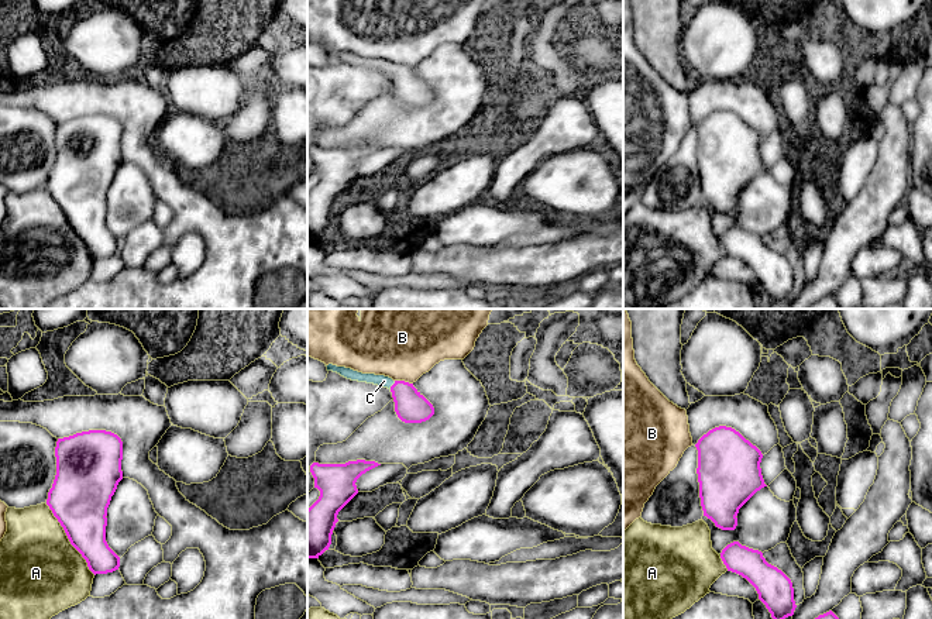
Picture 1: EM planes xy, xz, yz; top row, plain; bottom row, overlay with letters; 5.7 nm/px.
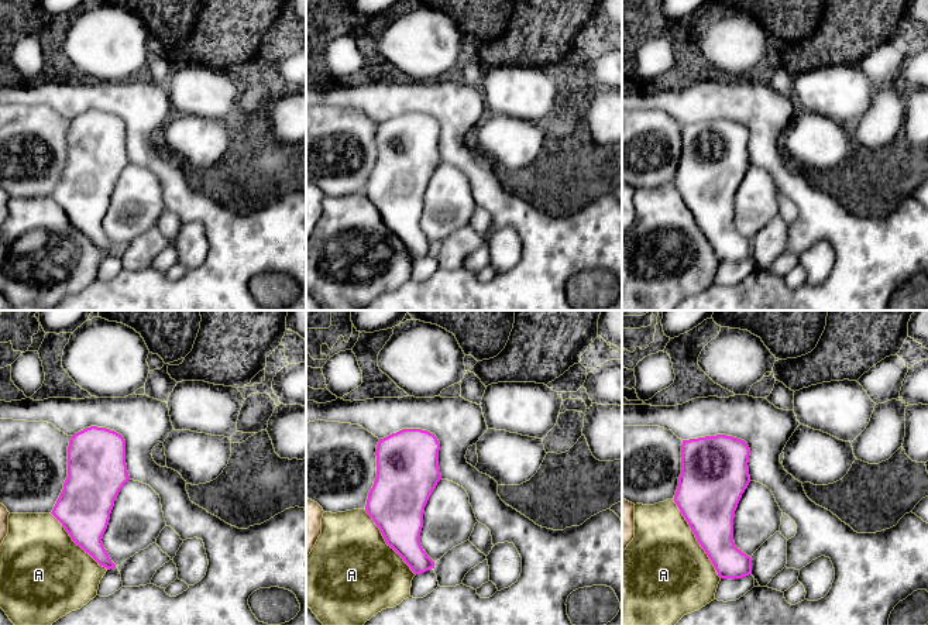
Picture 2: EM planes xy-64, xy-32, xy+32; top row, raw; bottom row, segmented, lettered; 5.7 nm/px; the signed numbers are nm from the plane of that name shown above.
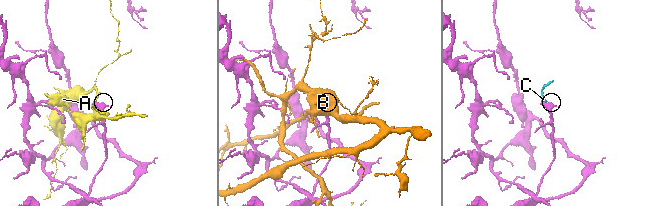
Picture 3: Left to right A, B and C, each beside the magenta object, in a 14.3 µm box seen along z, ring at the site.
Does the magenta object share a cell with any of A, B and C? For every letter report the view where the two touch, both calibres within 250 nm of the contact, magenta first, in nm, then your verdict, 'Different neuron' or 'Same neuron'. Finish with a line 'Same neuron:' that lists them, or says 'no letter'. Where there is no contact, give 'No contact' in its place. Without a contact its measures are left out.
A: Touches magenta in xy. Thickness 340 nm (magenta) against 460 nm. Different neuron
B: Touches magenta in xz. Thickness 180 nm (magenta) against 480 nm. Different neuron
C: Touches magenta in xz. Thickness 180 nm (magenta) against 70 nm. Same neuron
Same neuron: C

